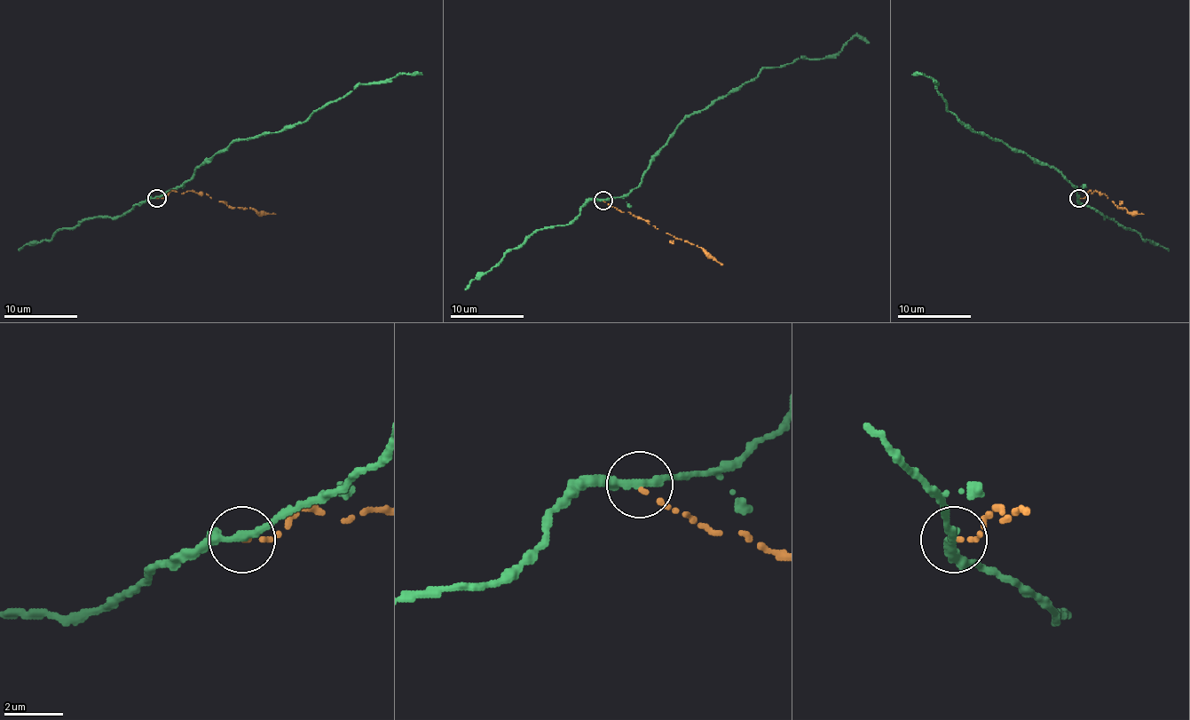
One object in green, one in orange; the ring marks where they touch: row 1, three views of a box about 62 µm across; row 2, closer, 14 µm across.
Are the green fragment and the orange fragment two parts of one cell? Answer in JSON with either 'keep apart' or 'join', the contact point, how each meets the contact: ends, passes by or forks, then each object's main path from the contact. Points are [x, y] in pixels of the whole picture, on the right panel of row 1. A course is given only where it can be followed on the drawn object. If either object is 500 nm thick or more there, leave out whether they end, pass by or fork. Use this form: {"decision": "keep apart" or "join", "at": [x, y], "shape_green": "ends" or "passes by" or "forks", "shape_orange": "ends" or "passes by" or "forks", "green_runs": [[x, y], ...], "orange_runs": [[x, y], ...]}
{"decision": "keep apart", "at": [1079, 198], "shape_green": "passes by", "shape_orange": "ends", "green_runs": [[1078, 198], [1061, 174], [969, 128], [947, 109], [936, 82], [916, 74], [921, 74]], "orange_runs": [[1080, 198], [1083, 198], [1090, 190], [1091, 193], [1097, 190], [1117, 207], [1143, 214]]}

